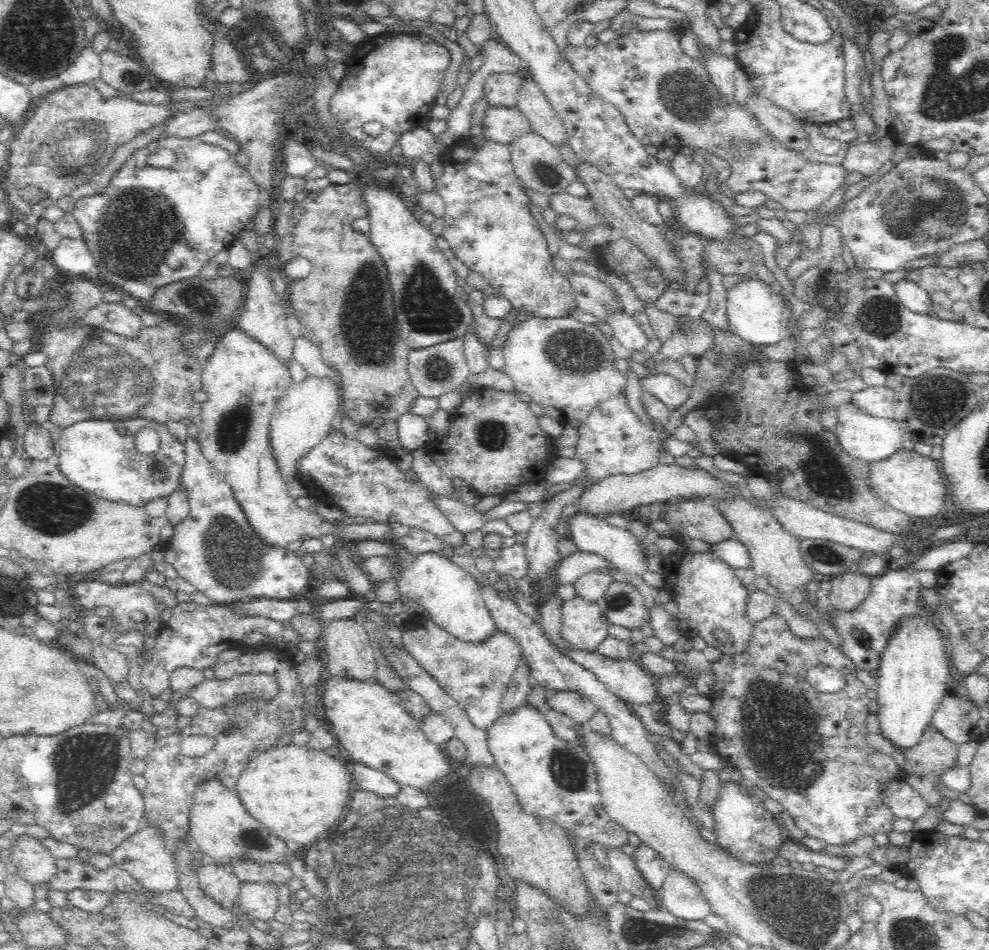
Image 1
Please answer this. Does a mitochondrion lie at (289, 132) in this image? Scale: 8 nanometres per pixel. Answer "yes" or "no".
no

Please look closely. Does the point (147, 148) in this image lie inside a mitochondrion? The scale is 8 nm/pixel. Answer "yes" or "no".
no

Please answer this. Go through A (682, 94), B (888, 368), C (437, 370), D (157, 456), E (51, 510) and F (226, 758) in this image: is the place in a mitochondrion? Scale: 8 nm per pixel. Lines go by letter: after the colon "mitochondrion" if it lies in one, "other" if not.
A: mitochondrion
B: other
C: mitochondrion
D: other
E: mitochondrion
F: other

